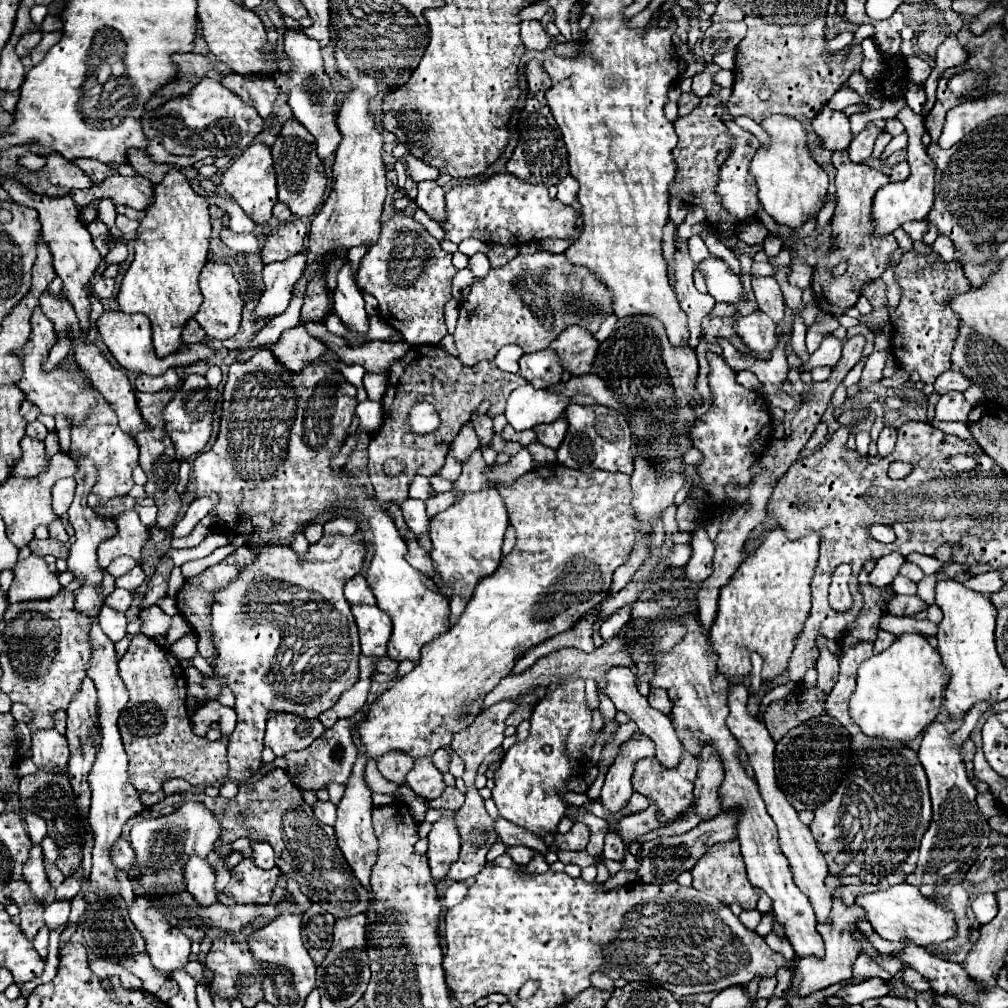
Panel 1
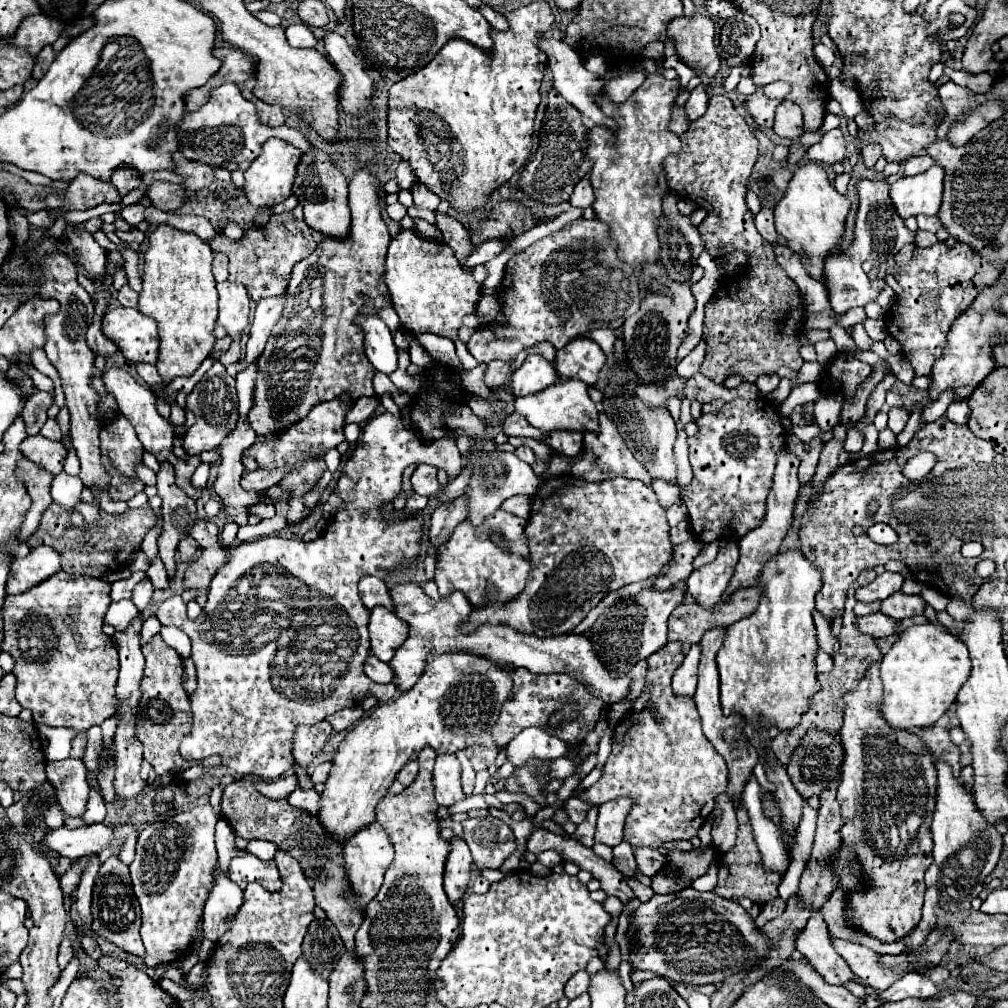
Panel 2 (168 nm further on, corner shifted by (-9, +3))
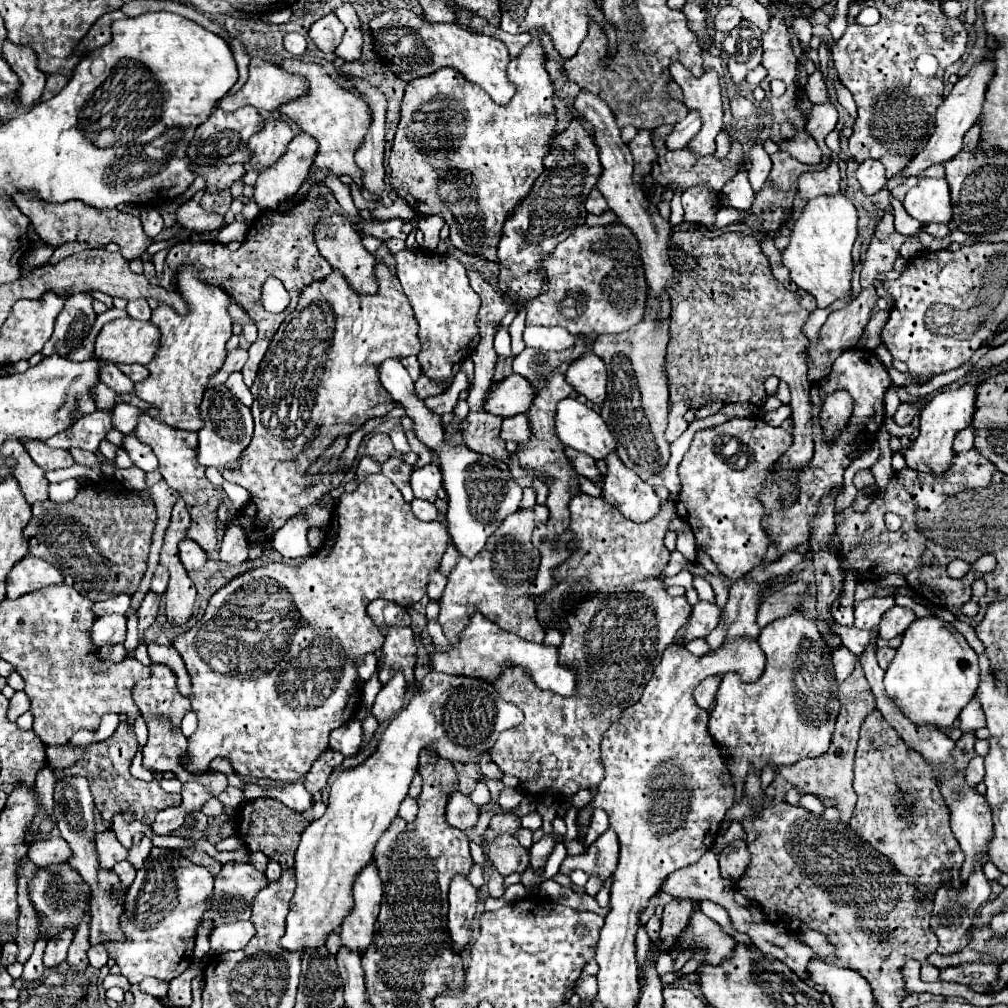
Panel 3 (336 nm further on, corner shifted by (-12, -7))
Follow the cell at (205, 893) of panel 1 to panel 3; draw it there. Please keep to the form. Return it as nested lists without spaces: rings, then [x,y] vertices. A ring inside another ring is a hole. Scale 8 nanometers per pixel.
[[[236,921],[236,923],[222,923],[210,935],[210,951],[236,951],[248,945],[248,941],[256,935],[256,929],[250,921]]]

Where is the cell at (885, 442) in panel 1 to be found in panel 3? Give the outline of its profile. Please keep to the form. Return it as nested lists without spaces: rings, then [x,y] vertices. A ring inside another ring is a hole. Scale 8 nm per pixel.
[[[900,403],[898,411],[892,419],[896,425],[910,425],[914,415],[918,415],[918,411],[920,411],[920,405],[916,405],[916,403]]]

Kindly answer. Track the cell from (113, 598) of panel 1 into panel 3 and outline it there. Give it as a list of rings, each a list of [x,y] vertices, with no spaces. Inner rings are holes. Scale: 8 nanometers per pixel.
[[[158,565],[156,571],[154,571],[152,587],[150,587],[150,589],[152,589],[152,593],[156,593],[156,595],[164,595],[166,587],[168,587],[168,571],[166,571],[164,565]]]

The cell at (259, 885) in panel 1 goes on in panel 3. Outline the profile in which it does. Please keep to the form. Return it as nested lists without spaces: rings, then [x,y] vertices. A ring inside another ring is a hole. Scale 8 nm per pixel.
[[[226,863],[222,865],[222,871],[214,877],[214,891],[212,895],[206,899],[208,911],[202,917],[202,923],[196,931],[196,947],[194,947],[194,959],[202,959],[208,953],[208,941],[210,941],[210,933],[214,927],[218,927],[218,923],[226,923],[230,921],[228,915],[232,915],[232,919],[248,919],[250,917],[250,907],[252,901],[256,897],[256,893],[268,885],[268,879],[262,871],[258,871],[256,867],[248,865],[248,863]]]

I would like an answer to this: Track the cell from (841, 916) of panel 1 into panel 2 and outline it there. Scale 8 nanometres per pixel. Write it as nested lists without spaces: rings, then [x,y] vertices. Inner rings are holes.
[[[871,663],[865,675],[857,681],[855,689],[843,695],[845,715],[841,727],[841,739],[845,745],[845,761],[841,783],[837,789],[837,801],[841,805],[841,839],[851,851],[861,867],[863,889],[849,893],[847,909],[851,913],[851,927],[881,943],[899,941],[907,935],[921,919],[921,905],[925,895],[923,875],[933,863],[931,849],[931,821],[935,813],[935,789],[937,777],[929,749],[923,747],[921,739],[909,731],[895,731],[883,719],[879,719],[879,663]]]

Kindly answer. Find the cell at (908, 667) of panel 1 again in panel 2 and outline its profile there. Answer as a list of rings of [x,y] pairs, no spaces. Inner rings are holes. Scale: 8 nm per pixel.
[[[933,623],[913,625],[899,635],[899,641],[893,643],[889,653],[881,659],[881,681],[883,681],[883,701],[879,705],[881,717],[891,729],[915,729],[931,727],[955,701],[961,685],[967,681],[971,671],[971,661],[967,647],[949,631],[937,629]]]

